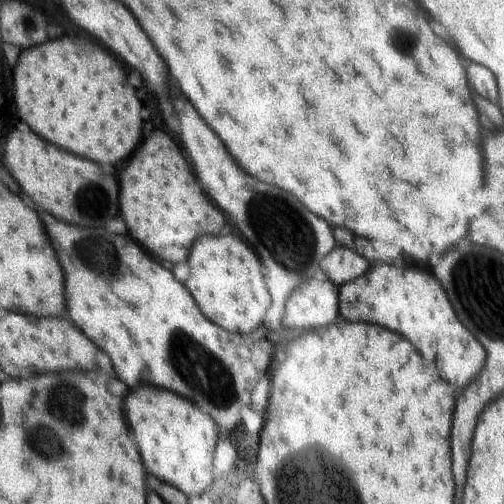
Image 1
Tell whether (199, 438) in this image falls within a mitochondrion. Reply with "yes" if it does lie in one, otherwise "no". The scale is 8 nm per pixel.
no

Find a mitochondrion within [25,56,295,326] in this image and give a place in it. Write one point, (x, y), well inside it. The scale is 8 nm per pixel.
(105, 256)

